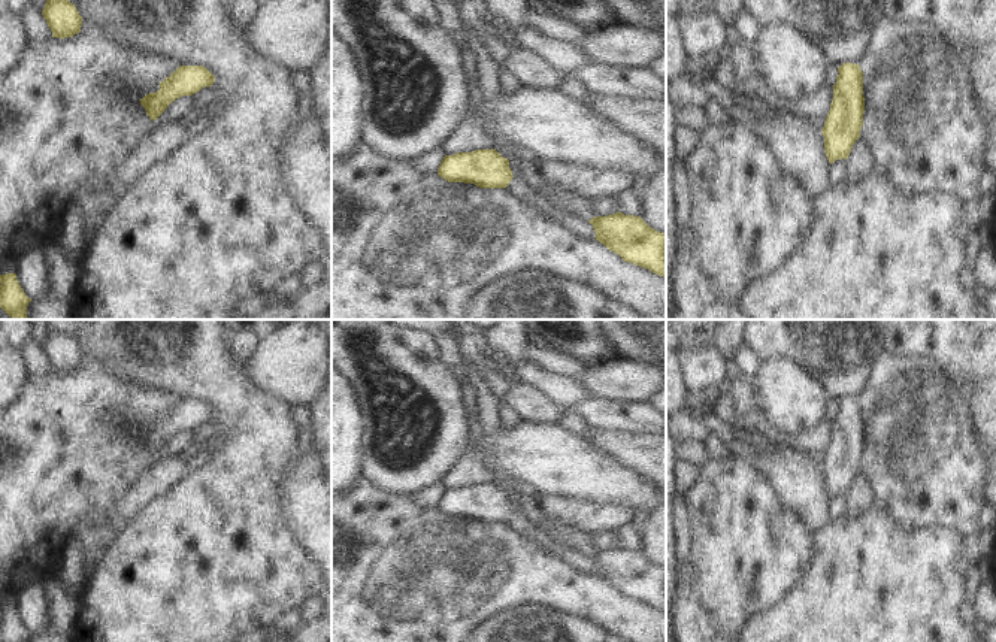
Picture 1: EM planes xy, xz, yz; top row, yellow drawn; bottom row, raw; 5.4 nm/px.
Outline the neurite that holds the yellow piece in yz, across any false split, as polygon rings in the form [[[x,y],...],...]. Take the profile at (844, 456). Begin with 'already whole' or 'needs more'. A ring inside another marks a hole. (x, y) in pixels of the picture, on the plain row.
already whole; [[[844,397],[838,402],[833,434],[824,461],[824,485],[829,497],[847,494],[860,472],[865,448],[863,406],[859,399]]]

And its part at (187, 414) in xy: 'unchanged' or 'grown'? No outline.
unchanged

